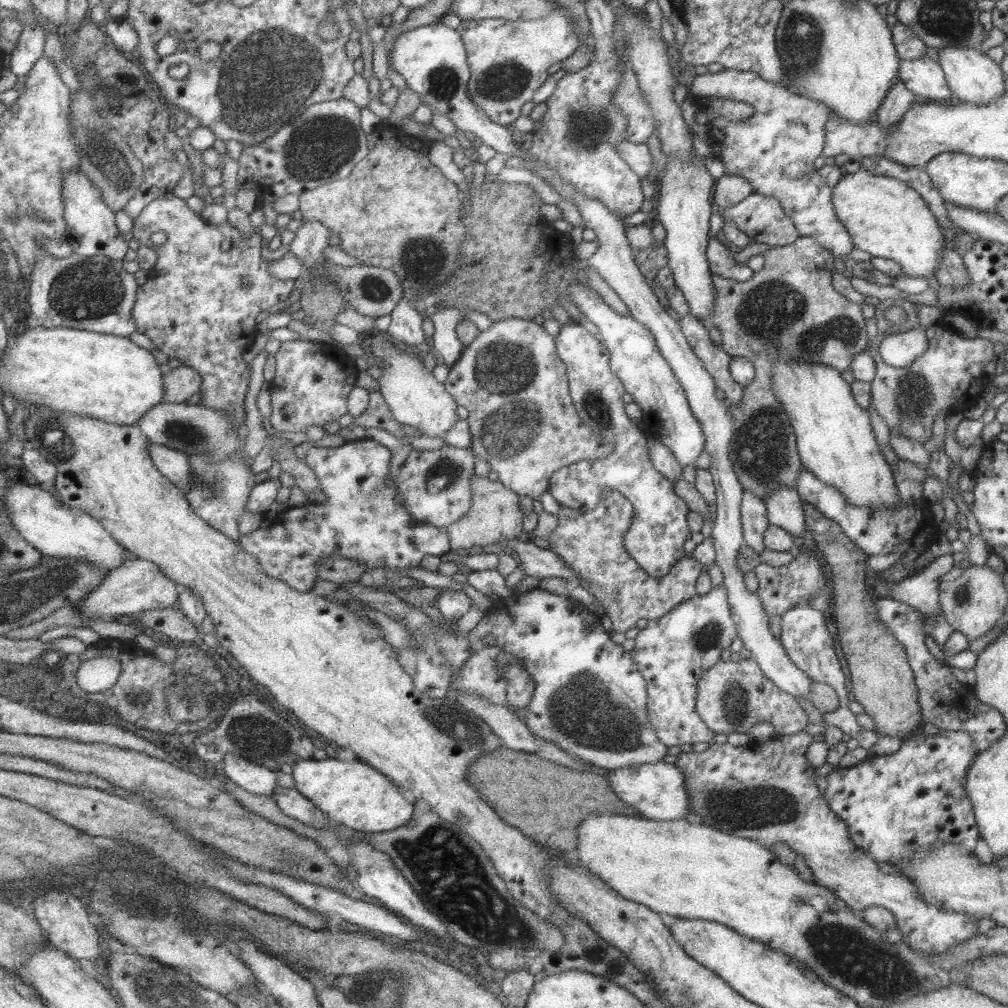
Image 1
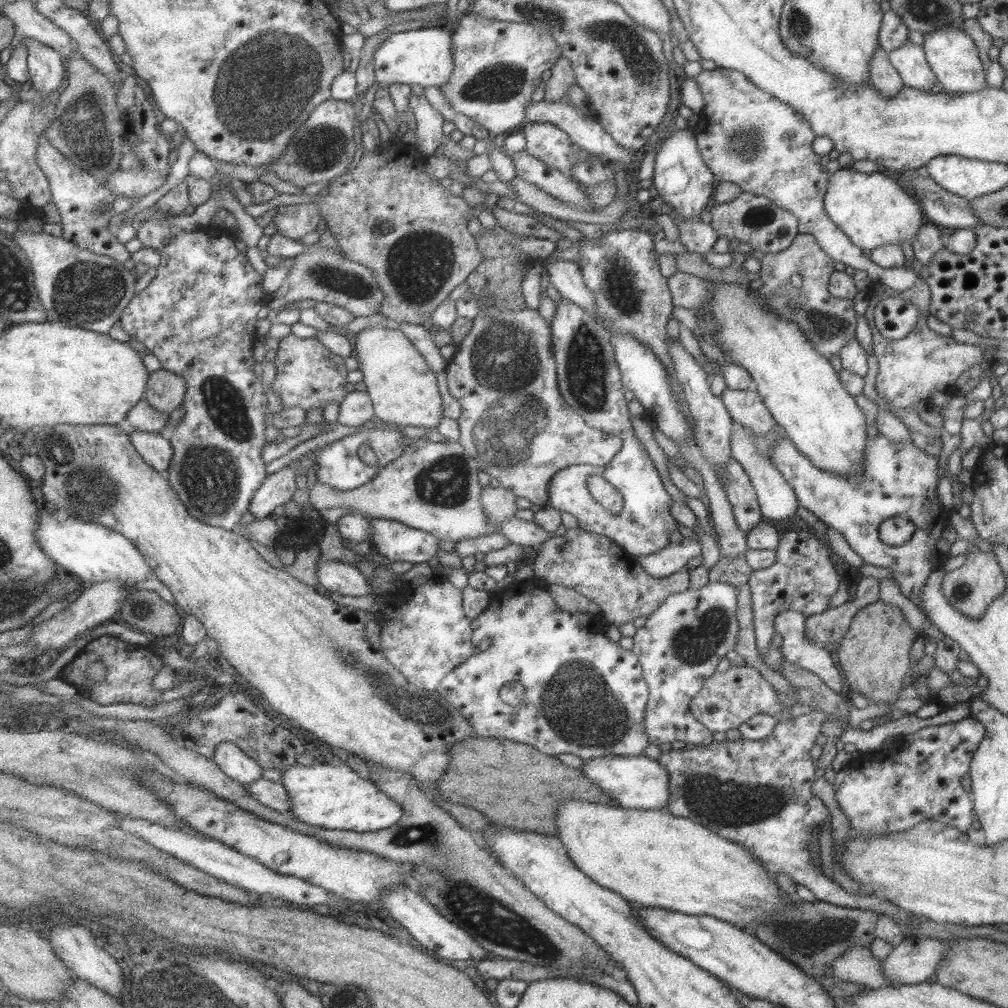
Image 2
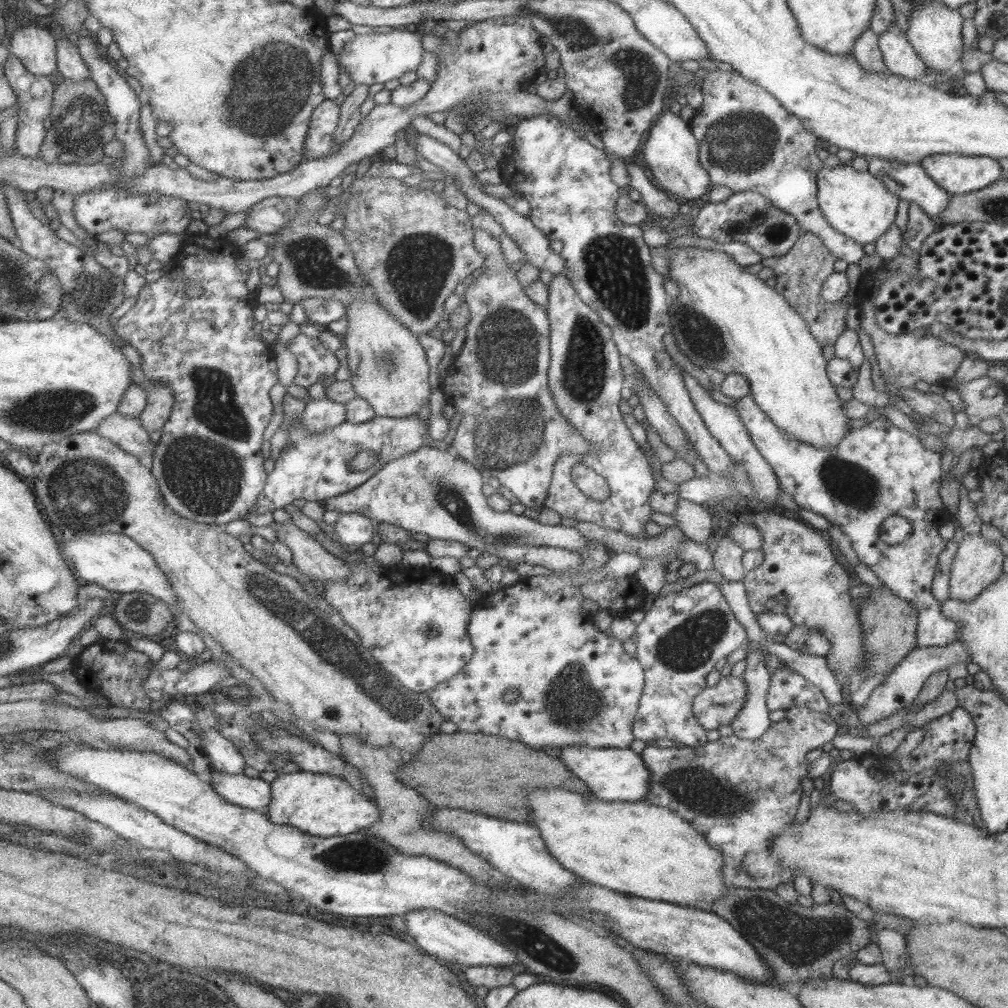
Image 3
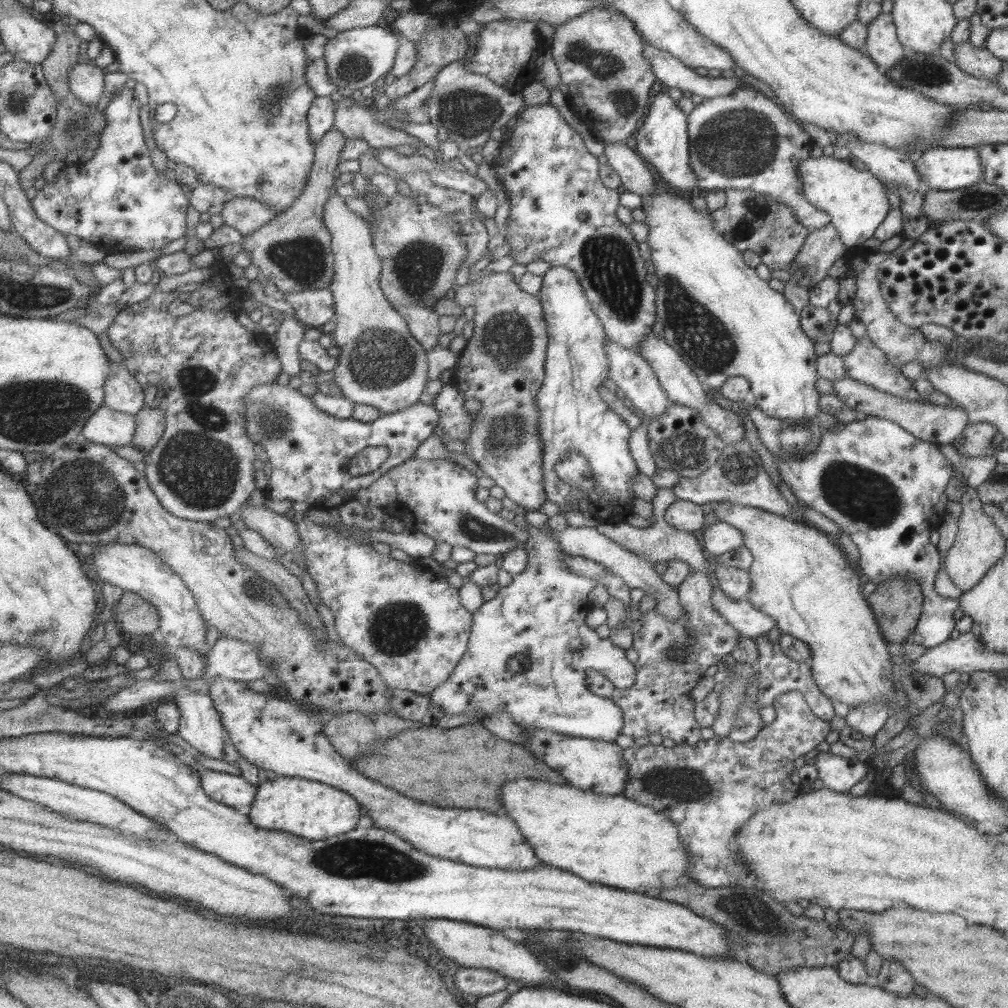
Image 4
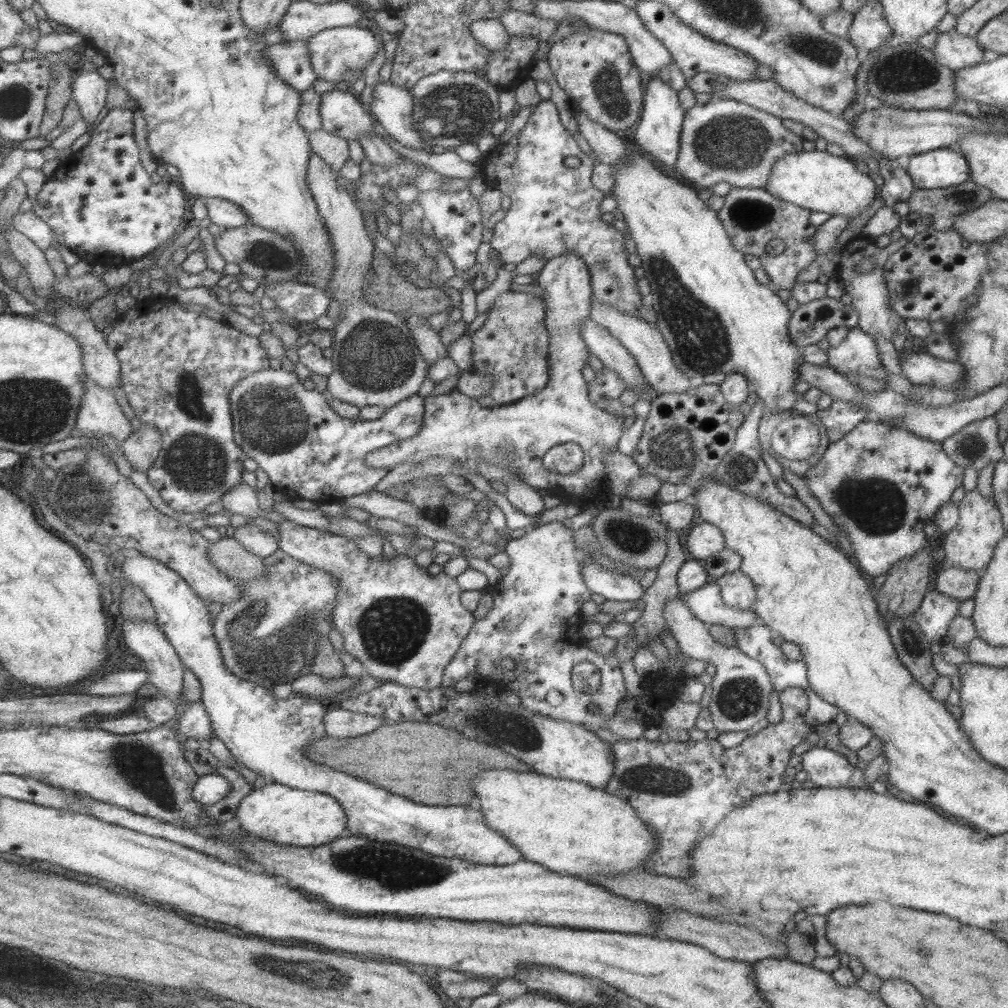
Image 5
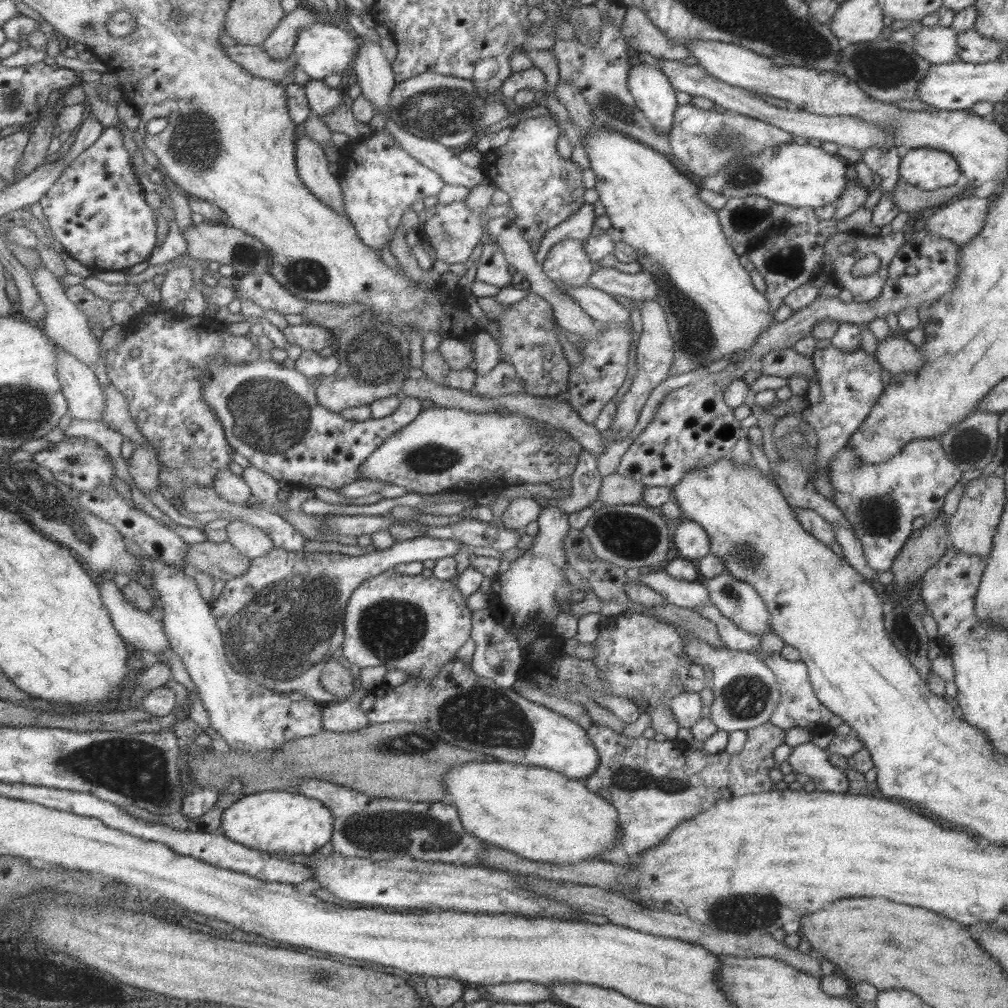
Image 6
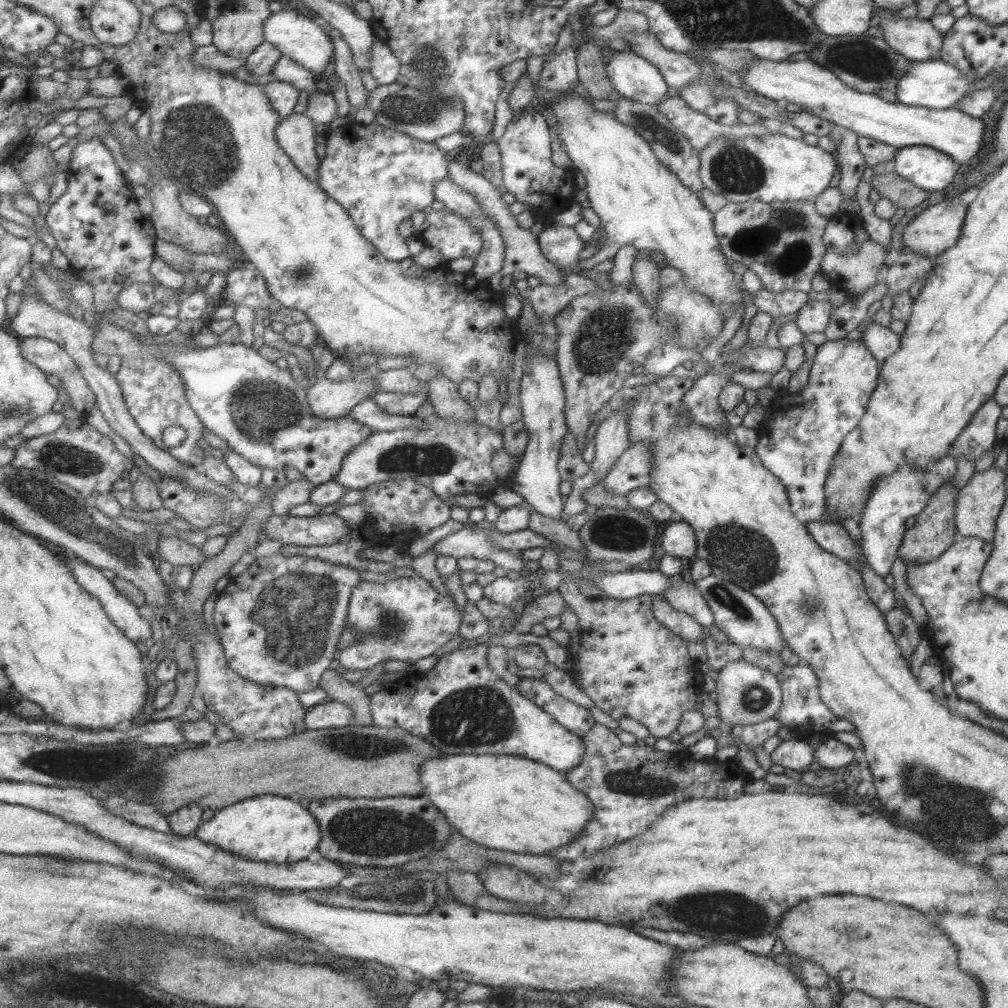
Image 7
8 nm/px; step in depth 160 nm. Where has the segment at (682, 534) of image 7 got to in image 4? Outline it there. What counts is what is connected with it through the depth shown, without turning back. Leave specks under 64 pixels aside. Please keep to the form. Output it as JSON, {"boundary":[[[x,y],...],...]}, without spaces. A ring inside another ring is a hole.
{"boundary":[[[719,521],[705,526],[699,531],[698,537],[702,549],[715,557],[726,550],[742,545],[739,530]]]}

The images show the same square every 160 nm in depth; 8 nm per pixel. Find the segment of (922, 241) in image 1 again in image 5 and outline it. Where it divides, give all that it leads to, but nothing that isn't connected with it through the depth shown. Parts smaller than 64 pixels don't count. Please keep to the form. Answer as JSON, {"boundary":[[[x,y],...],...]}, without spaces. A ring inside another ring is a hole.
{"boundary":[[[813,149],[784,154],[772,164],[764,192],[810,212],[826,213],[829,216],[845,216],[851,222],[875,199],[878,180],[870,174],[860,173],[851,158],[833,156],[826,150]]]}

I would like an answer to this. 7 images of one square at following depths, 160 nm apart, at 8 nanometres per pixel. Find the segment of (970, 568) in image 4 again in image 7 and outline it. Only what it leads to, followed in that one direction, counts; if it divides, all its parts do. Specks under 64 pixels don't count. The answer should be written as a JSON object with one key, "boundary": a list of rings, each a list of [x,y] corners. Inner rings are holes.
{"boundary":[[[991,466],[987,470],[974,471],[966,484],[958,490],[954,508],[955,530],[958,536],[977,537],[986,543],[992,542],[995,521],[1005,502],[1005,477],[1004,470]]]}

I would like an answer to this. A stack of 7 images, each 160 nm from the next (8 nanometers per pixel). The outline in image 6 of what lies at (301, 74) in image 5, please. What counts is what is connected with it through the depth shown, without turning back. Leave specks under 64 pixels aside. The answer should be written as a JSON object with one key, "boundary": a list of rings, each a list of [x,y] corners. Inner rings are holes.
{"boundary":[[[234,45],[225,49],[237,64],[241,64],[253,76],[274,80],[277,83],[285,78],[287,70],[294,66],[297,68],[298,65],[294,55],[285,60],[273,60],[268,56],[263,45]]]}

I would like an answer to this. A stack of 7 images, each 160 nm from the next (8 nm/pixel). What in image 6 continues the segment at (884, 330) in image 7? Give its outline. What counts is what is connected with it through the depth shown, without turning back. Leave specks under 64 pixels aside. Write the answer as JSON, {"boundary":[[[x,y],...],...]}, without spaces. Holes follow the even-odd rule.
{"boundary":[[[891,334],[883,342],[877,341],[874,359],[891,374],[914,371],[920,363],[917,347]]]}

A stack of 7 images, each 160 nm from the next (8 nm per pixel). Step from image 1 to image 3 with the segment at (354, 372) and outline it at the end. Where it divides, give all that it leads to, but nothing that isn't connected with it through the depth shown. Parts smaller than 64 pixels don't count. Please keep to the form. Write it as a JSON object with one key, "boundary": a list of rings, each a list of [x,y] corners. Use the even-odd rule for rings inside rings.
{"boundary":[[[299,334],[288,345],[300,362],[295,384],[305,389],[341,368],[341,361],[333,355],[335,351],[329,349],[318,337],[310,338]]]}

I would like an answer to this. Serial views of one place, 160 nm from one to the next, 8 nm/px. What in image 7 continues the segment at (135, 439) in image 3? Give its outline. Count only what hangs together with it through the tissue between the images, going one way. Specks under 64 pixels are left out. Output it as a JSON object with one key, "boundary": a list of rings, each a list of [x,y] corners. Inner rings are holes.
{"boundary":[[[28,337],[23,339],[22,351],[26,359],[30,360],[33,364],[37,364],[45,375],[48,375],[55,381],[61,382],[60,385],[64,388],[65,394],[69,397],[67,401],[71,403],[71,407],[76,410],[79,415],[88,413],[94,403],[96,405],[98,404],[97,395],[95,395],[88,386],[81,369],[79,369],[79,365],[57,342],[44,337]]]}

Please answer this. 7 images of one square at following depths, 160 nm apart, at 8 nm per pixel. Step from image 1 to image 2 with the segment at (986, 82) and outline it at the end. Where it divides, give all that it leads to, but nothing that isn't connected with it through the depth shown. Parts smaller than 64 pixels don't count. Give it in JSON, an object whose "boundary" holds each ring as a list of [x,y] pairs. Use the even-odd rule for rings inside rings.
{"boundary":[[[947,25],[931,29],[923,34],[924,57],[933,71],[936,81],[947,93],[968,93],[981,90],[984,85],[985,70],[979,61],[974,40],[959,27]]]}

